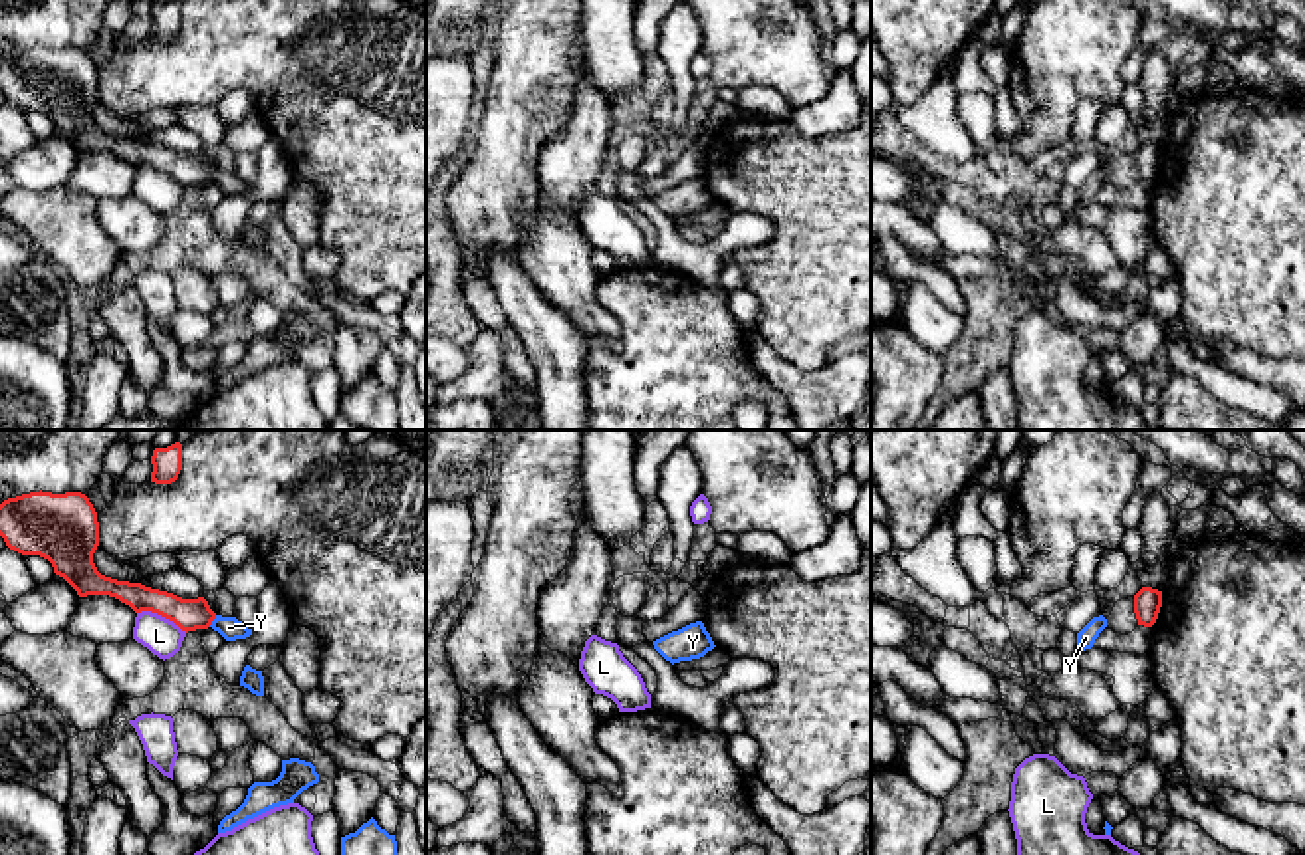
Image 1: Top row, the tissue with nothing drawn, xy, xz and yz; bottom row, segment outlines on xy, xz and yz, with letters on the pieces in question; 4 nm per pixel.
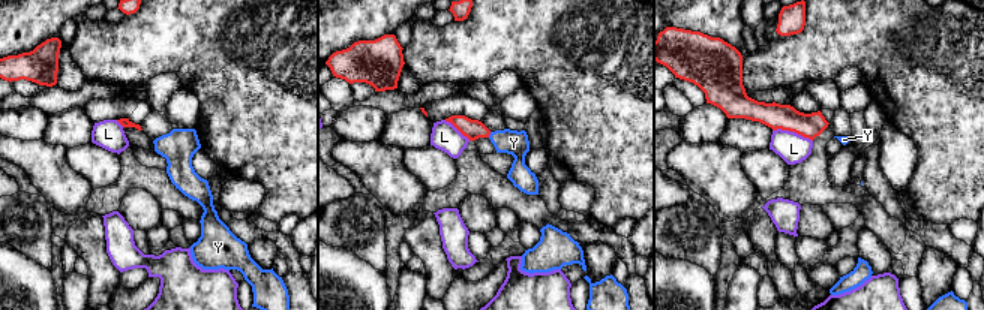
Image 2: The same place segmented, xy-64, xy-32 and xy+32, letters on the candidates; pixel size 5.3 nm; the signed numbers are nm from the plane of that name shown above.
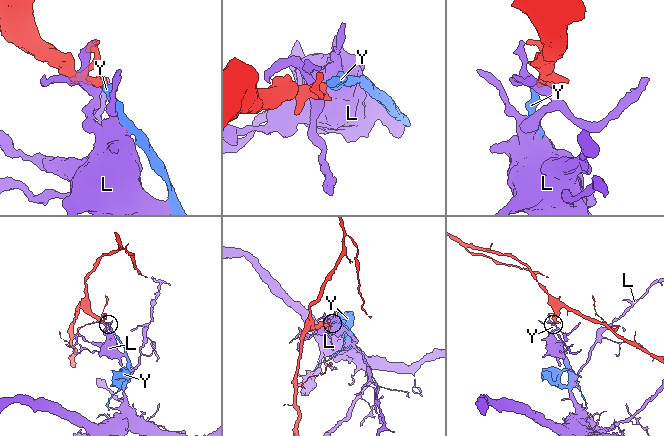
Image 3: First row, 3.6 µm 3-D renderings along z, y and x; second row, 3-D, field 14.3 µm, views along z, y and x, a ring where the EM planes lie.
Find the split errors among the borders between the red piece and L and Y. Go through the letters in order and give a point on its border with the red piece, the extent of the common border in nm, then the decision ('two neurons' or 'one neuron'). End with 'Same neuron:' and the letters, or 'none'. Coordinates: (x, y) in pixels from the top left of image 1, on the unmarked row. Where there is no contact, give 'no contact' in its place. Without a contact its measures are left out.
L: meets red in xy at (163, 171); contact 220 nm long; two neurons
Y: meets red in xy at (213, 175); contact 60 nm long; one neuron
Same neuron: Y

